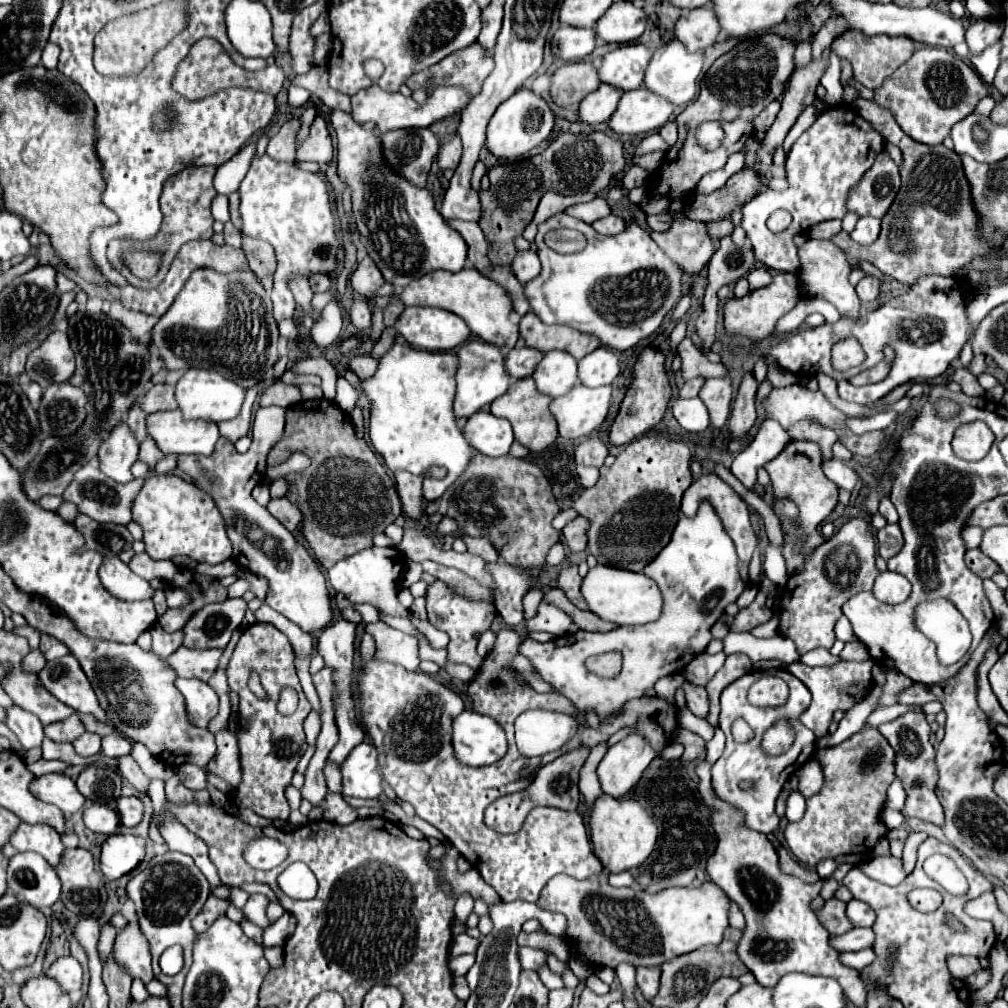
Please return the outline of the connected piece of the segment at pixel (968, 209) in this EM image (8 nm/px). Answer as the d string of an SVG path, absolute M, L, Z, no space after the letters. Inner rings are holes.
M858 98L852 102L856 112L878 126L886 144L894 144L902 150L902 186L890 206L890 212L882 218L882 232L870 246L858 246L848 232L838 232L832 240L846 254L854 256L858 262L872 262L882 274L906 284L914 286L920 276L940 274L954 276L960 268L964 268L974 256L984 256L990 246L978 234L978 214L972 206L970 186L962 170L960 156L946 146L926 146L910 136L906 136L892 114L878 106L876 102Z

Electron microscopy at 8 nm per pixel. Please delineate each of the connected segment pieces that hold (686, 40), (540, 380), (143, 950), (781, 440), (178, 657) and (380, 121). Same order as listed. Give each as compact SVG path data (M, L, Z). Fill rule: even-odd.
M708 6L682 12L674 26L674 38L680 40L690 52L706 50L718 40L718 34L720 26L716 14Z
M562 350L546 352L532 378L540 394L562 396L578 384L578 362Z
M138 920L128 922L128 926L118 932L112 954L134 978L140 978L142 982L150 982L154 978L150 966L150 946L138 926Z
M766 419L761 425L758 434L746 448L734 458L732 474L753 491L756 484L758 468L766 466L766 462L774 460L787 446L790 437L781 425L772 419Z
M180 646L174 654L166 658L166 664L180 678L198 678L208 682L218 666L220 656L222 656L220 650L192 650L192 648Z
M372 86L370 90L360 90L360 92L356 92L352 96L352 112L350 114L352 114L352 118L358 124L374 122L374 128L378 132L388 132L388 130L400 130L400 128L422 128L422 126L430 126L436 120L442 120L442 118L452 116L456 112L462 112L470 100L472 100L472 96L464 88L458 88L458 86L436 88L428 96L426 104L418 104L412 98L402 96L400 92L390 94L390 92L380 90L378 86Z

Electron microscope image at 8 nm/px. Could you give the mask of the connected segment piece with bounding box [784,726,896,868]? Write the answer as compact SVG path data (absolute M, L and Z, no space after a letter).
M864 726L834 748L824 748L816 760L824 770L824 786L806 800L806 816L800 822L790 822L784 832L792 854L810 868L822 858L872 852L876 842L884 836L884 824L878 812L886 802L888 786L896 778L894 750L888 740L870 726Z

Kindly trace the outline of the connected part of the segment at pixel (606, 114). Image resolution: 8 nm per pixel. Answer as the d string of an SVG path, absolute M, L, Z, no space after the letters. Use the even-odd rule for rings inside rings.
M600 84L600 88L594 94L588 94L580 102L580 108L578 108L580 120L586 124L606 122L614 114L614 108L618 106L620 96L622 96L622 90L618 90L614 86Z

